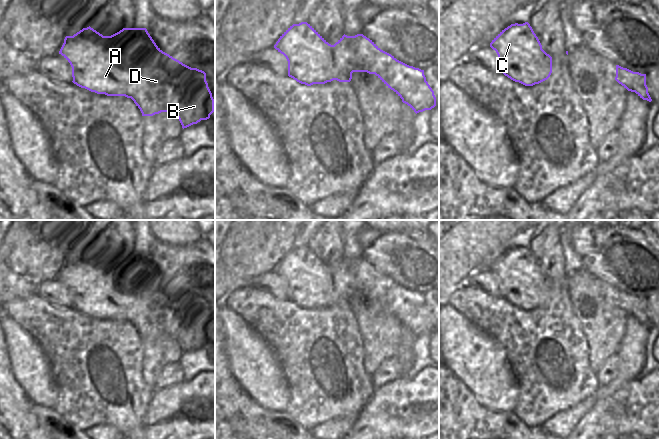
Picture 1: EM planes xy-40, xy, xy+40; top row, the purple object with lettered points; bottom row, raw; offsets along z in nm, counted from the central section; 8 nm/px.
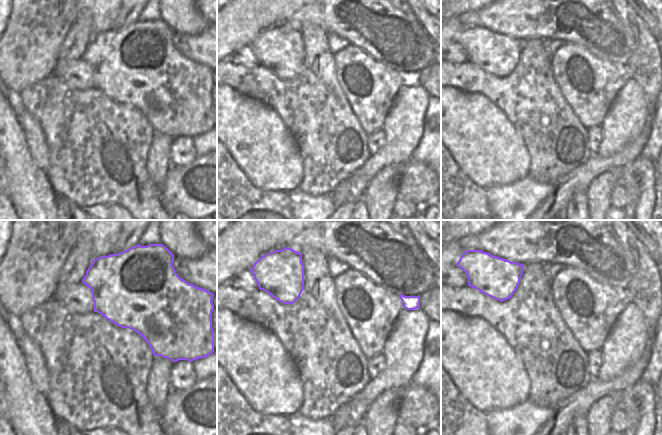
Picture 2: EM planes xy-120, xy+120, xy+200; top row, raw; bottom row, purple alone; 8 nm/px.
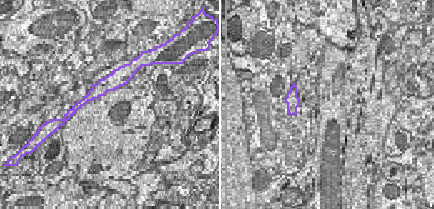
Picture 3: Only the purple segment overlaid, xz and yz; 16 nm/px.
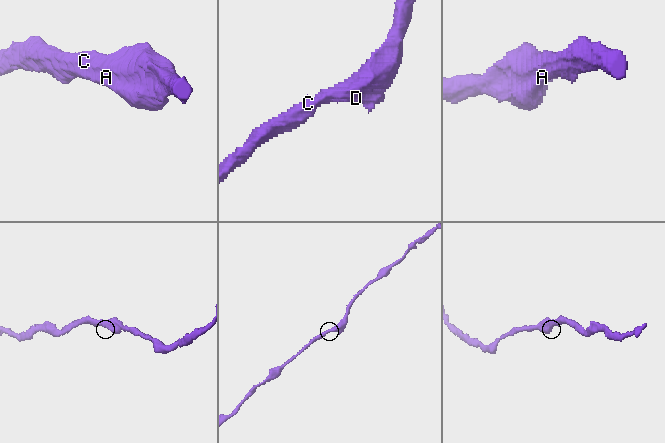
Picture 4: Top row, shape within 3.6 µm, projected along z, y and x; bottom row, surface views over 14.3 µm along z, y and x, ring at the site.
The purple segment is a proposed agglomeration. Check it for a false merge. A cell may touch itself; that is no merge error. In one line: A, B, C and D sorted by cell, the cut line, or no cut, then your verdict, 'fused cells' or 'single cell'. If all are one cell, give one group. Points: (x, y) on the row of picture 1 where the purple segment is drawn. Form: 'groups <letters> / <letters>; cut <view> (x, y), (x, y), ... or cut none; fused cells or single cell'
groups A B C D; cut none; single cell

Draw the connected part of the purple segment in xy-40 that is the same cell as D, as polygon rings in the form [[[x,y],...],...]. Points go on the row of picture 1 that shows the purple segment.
[[[89,26],[73,36],[66,36],[59,54],[70,63],[74,84],[97,94],[131,98],[142,116],[171,112],[178,117],[184,129],[209,119],[214,112],[214,99],[206,81],[206,73],[191,68],[163,52],[146,28],[123,28],[111,36],[103,36]]]

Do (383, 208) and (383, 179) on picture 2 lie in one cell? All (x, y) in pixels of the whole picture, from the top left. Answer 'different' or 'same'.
same

